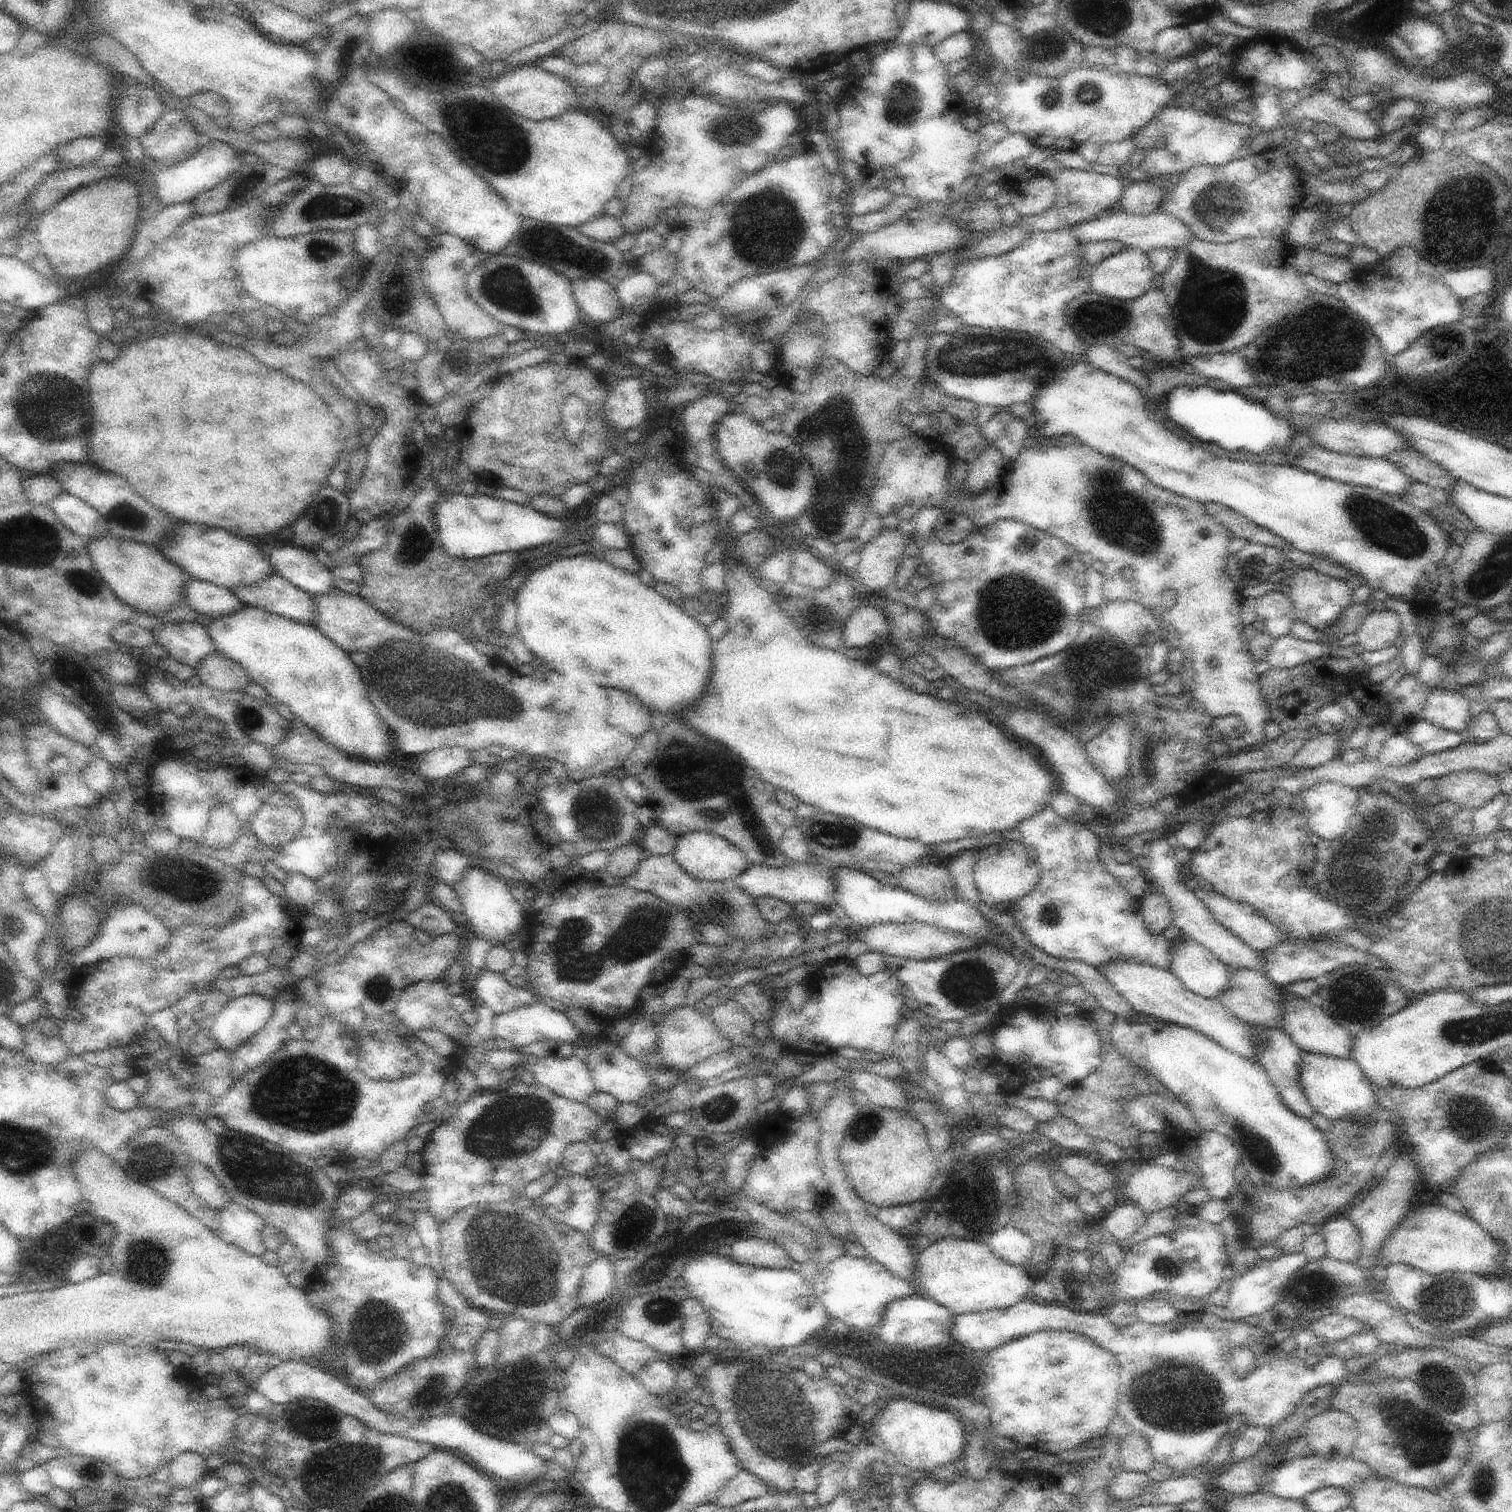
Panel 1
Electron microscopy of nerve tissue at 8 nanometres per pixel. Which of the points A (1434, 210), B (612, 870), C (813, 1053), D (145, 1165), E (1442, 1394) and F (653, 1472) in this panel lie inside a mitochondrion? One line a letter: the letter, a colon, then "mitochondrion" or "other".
A: other
B: other
C: other
D: mitochondrion
E: mitochondrion
F: mitochondrion

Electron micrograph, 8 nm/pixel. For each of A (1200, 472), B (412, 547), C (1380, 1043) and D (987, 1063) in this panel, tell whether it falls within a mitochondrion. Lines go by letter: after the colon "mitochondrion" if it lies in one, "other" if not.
A: other
B: mitochondrion
C: other
D: other

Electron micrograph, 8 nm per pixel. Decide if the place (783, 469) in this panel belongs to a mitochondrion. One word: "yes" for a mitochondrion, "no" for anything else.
yes

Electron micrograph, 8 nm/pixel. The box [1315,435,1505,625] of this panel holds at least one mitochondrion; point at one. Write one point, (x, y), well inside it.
(1394, 530)

